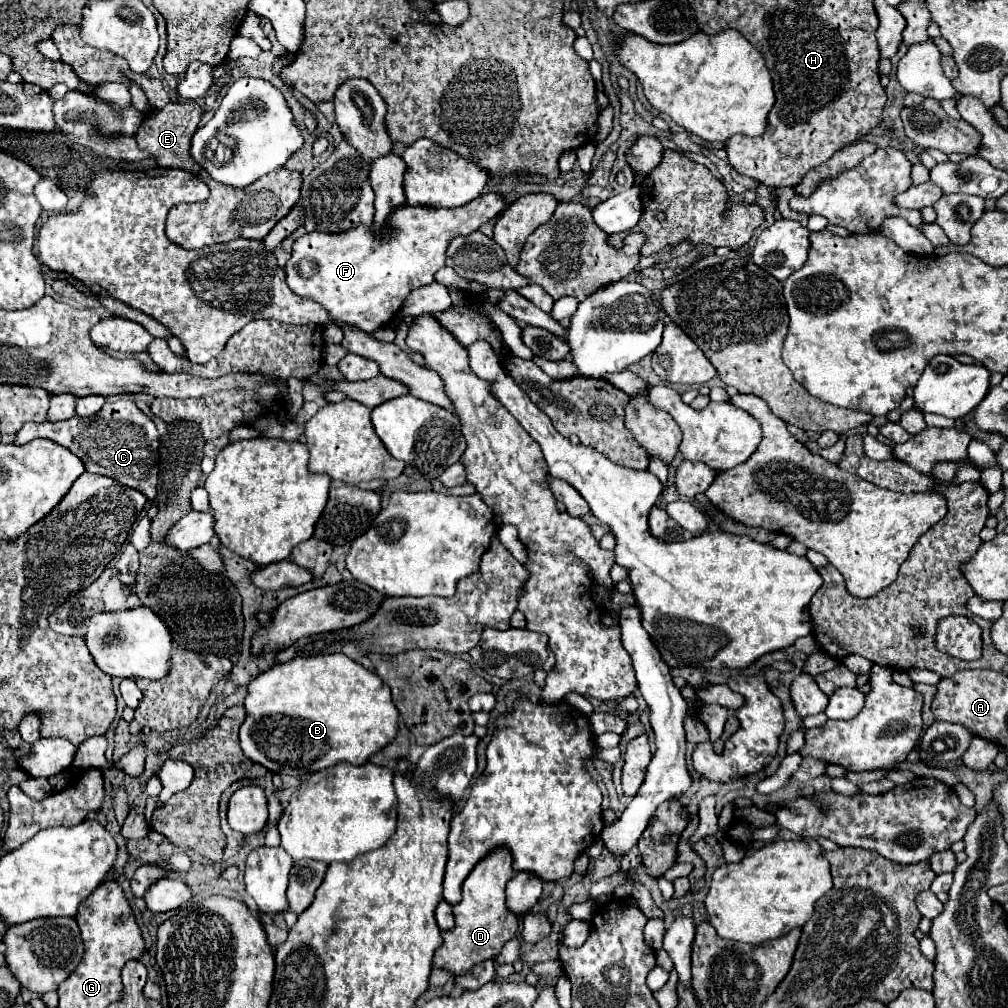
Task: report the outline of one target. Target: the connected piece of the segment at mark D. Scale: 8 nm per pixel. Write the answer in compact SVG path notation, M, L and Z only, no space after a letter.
M500 848L488 854L480 864L470 872L462 884L462 900L454 906L454 930L444 930L444 944L434 952L434 966L448 970L454 976L466 974L474 964L496 958L500 948L514 938L518 930L516 914L508 912L504 906L504 888L506 882L514 876L512 856L508 850Z

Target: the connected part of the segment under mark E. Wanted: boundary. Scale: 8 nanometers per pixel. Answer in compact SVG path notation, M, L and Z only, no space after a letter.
M190 102L190 104L167 104L164 110L152 112L148 114L148 118L142 122L142 126L136 132L136 142L140 148L148 150L158 166L162 168L184 168L192 174L200 172L200 166L190 158L188 150L190 150L190 138L196 132L200 122L200 106Z

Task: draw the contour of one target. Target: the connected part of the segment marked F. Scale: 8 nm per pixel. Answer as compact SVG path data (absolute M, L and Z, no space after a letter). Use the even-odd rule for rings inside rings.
M486 194L460 208L402 206L388 218L390 234L384 236L364 226L342 234L310 232L292 246L292 256L284 266L286 282L294 294L328 308L334 322L372 332L390 324L412 290L434 282L434 274L444 266L446 248L456 236L472 234L502 210L504 200L498 194Z

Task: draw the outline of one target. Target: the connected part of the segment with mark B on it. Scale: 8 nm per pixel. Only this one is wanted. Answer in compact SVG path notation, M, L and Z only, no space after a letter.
M344 654L294 658L284 664L274 664L248 684L244 708L246 720L240 726L240 746L244 756L268 770L278 770L280 774L290 776L314 774L336 766L338 762L360 766L396 736L398 722L398 710L390 698L390 688L378 674L350 658L344 658Z

